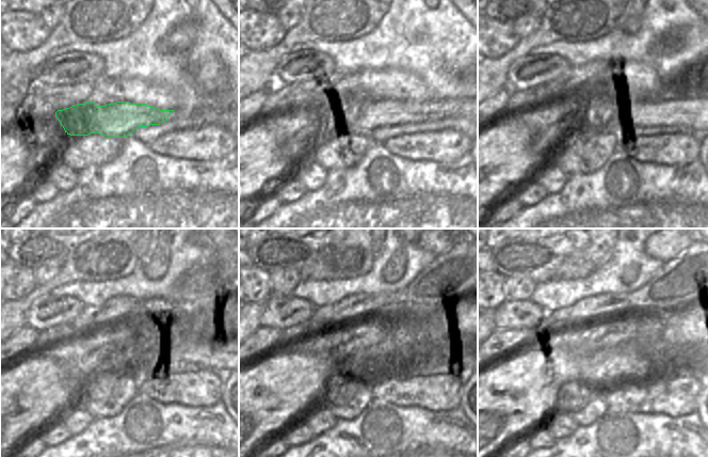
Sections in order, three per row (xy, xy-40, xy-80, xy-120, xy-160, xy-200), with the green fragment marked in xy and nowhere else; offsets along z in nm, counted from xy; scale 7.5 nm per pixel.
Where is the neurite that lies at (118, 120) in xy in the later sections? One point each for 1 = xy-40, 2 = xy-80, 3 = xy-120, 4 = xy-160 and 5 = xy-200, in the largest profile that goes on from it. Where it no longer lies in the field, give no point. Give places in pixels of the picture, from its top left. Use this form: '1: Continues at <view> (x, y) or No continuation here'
1: Continues at xy-40 (360, 116)
2: Continues at xy-80 (694, 113)
3: Continues at xy-120 (215, 351)
4: Continues at xy-160 (418, 358)
5: Continues at xy-200 (694, 366).

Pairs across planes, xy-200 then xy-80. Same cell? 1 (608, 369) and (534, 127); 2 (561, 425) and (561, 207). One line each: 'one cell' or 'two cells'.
1: one cell
2: two cells

